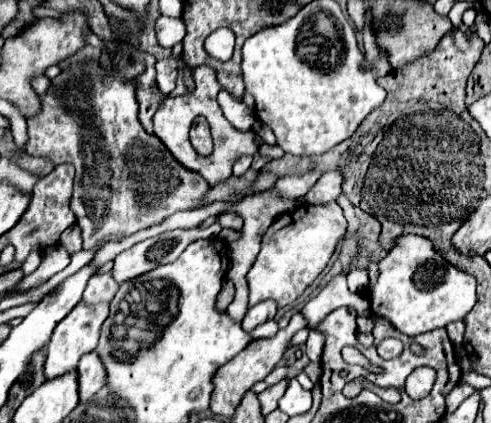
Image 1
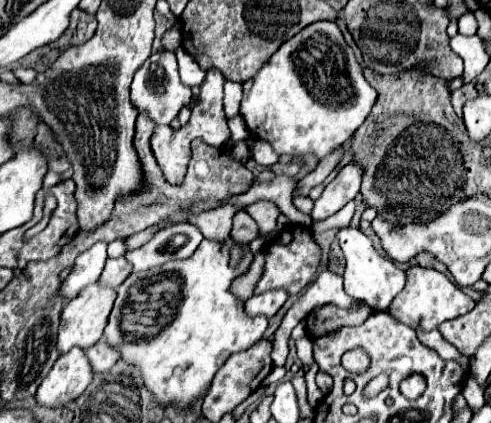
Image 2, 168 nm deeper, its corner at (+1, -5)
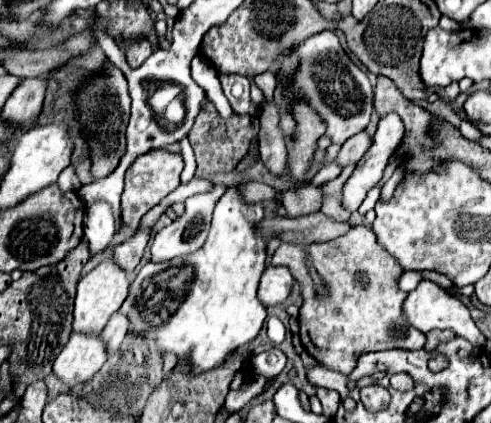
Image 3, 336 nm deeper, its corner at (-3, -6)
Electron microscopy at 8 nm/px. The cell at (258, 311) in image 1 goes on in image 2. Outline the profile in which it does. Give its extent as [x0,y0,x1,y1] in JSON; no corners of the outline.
[246,289,288,317]

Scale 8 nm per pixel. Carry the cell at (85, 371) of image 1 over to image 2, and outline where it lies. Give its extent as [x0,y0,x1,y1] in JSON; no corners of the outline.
[86,339,120,373]

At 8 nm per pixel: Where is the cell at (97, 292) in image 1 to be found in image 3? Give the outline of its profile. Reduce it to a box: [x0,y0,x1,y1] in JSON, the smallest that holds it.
[112,230,150,274]

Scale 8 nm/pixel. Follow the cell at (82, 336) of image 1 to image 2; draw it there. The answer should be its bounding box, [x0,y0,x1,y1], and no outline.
[58,281,116,355]

